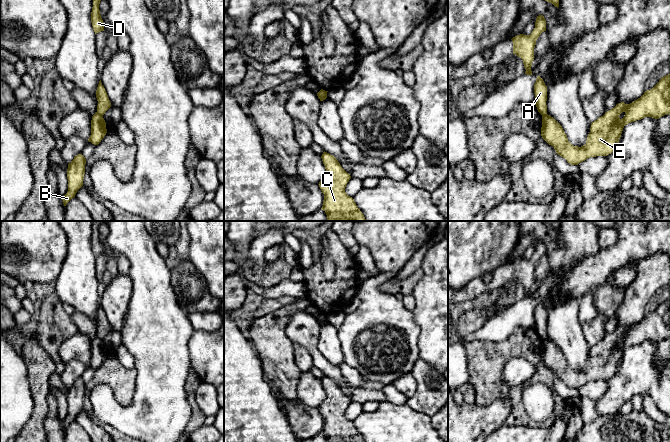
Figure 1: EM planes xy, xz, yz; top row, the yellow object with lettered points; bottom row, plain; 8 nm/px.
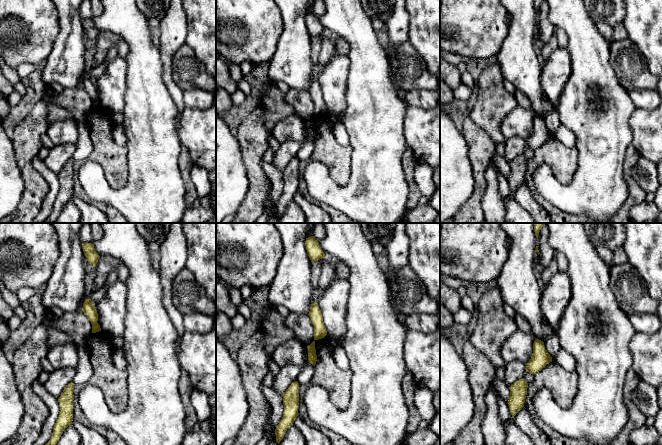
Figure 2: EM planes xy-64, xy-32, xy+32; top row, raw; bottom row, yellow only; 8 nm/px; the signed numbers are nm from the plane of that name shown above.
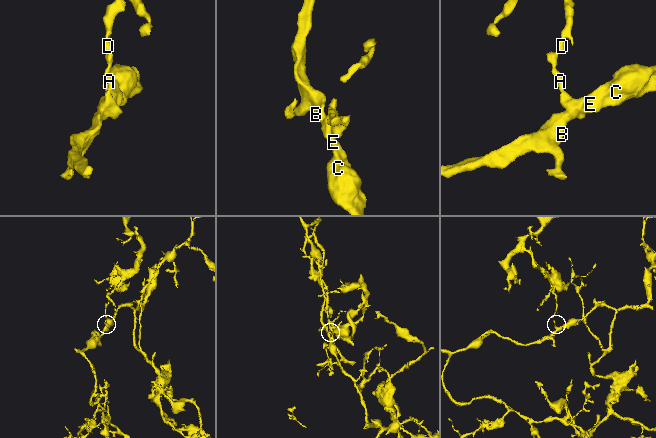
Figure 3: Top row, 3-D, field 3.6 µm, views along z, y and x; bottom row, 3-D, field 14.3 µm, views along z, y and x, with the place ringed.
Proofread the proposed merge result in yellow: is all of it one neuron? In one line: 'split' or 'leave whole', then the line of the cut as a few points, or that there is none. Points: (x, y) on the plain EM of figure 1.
split; cut xy (96, 336), (102, 340)

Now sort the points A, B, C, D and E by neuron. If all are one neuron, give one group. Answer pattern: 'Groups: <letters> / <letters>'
Groups: A D / B C E

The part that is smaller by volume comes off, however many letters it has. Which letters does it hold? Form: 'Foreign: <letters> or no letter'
Foreign: A, D

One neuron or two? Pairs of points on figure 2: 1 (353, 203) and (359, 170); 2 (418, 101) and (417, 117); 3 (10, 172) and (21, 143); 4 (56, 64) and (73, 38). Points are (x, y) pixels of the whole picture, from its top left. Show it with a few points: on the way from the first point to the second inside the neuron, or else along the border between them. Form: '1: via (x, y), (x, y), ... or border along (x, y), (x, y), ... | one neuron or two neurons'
1: via (359, 195), (359, 178) | one neuron
2: border along (408, 106), (429, 109) | two neurons
3: border along (10, 138), (13, 144), (15, 161), (23, 180) | two neurons
4: via (62, 58), (68, 52), (69, 44) | one neuron

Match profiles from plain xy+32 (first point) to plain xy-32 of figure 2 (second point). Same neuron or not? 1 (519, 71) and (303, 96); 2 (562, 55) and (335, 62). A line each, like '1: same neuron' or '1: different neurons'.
1: different neurons
2: same neuron

